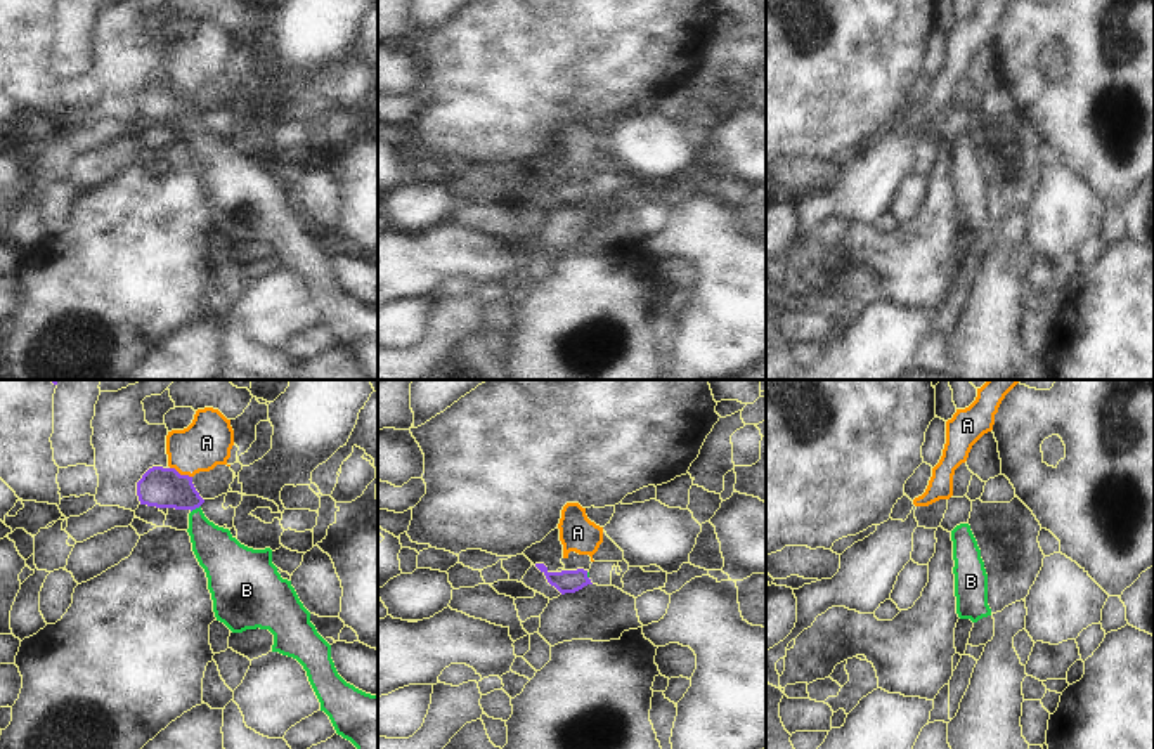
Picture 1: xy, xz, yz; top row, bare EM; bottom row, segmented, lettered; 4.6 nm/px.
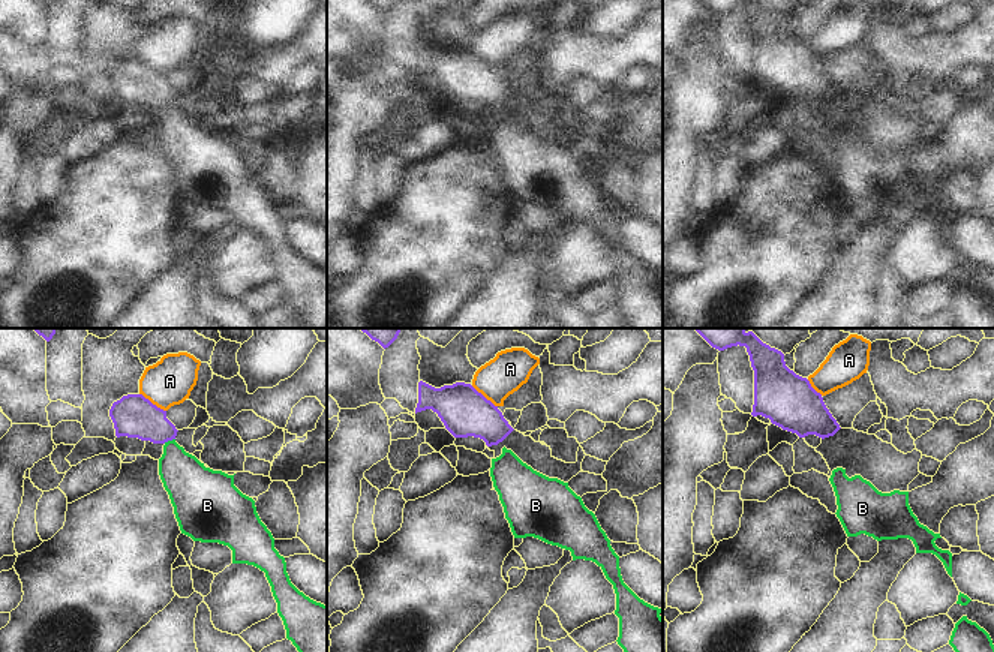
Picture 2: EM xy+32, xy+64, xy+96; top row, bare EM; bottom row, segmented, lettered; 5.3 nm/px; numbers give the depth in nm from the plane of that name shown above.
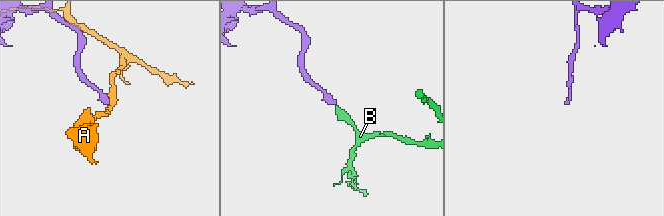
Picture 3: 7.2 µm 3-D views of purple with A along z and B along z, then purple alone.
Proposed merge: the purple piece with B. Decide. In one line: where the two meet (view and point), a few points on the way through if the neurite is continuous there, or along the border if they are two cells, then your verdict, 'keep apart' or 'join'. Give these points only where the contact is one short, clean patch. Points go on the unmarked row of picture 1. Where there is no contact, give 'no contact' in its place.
meets purple in xy at (194, 120); runs through xy (163, 99), (177, 103), (194, 120), (200, 141), (220, 167); join

